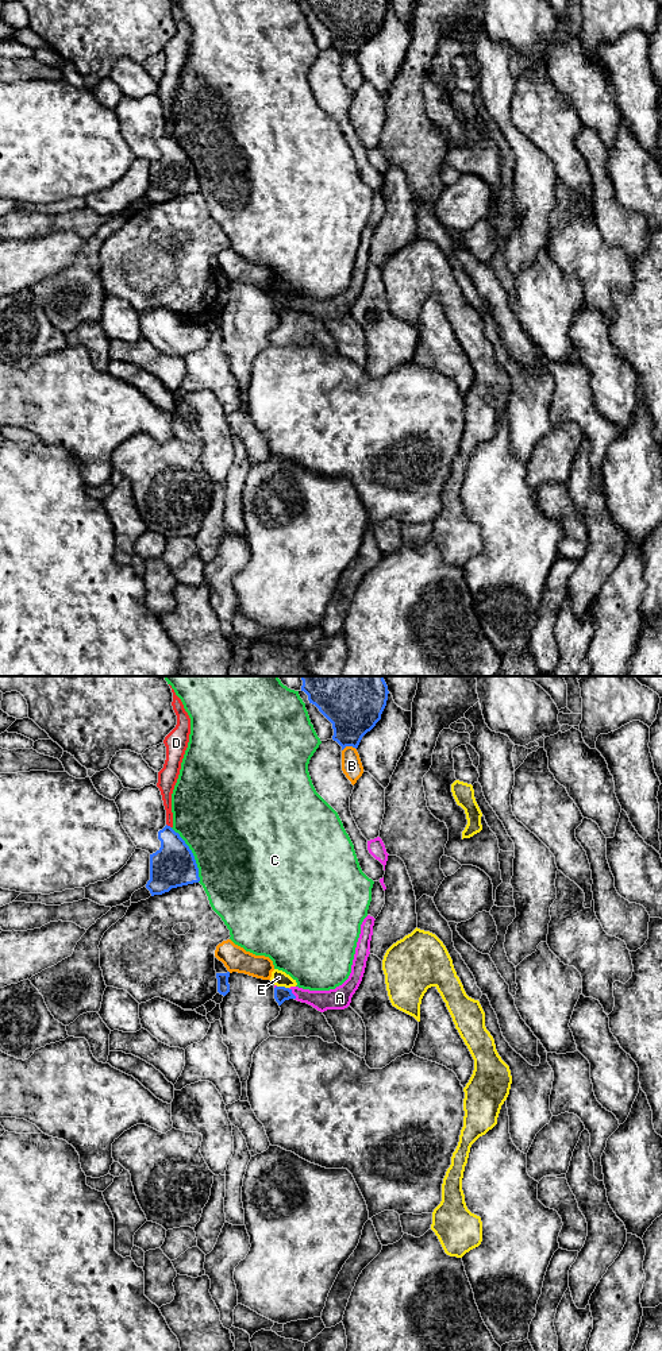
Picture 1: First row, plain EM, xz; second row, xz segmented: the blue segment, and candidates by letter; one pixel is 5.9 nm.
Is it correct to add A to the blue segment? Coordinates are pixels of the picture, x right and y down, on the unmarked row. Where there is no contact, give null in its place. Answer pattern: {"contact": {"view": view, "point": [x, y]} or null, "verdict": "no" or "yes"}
{"contact": {"view": "xz", "point": [292, 302]}, "verdict": "yes"}

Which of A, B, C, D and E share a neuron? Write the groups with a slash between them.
A / B / C / D / E

